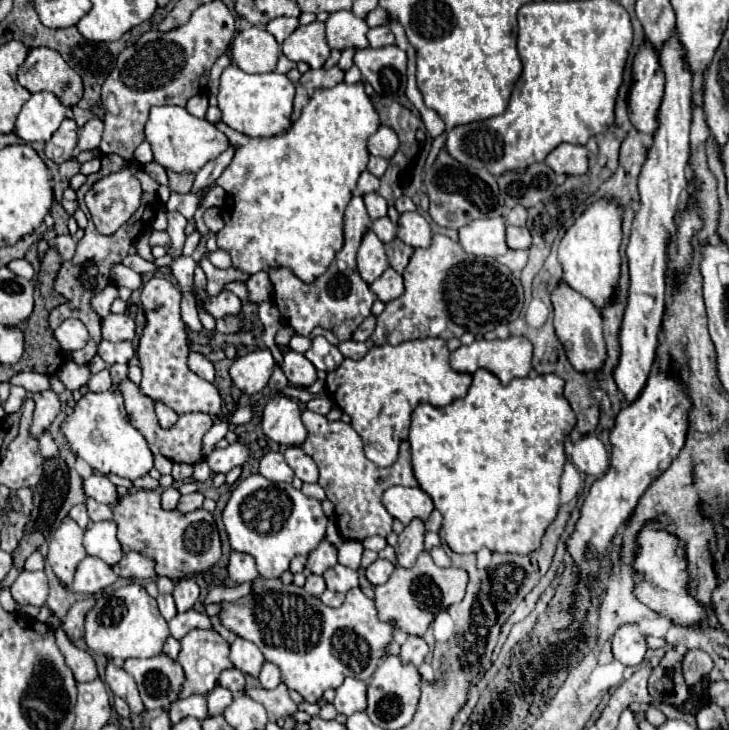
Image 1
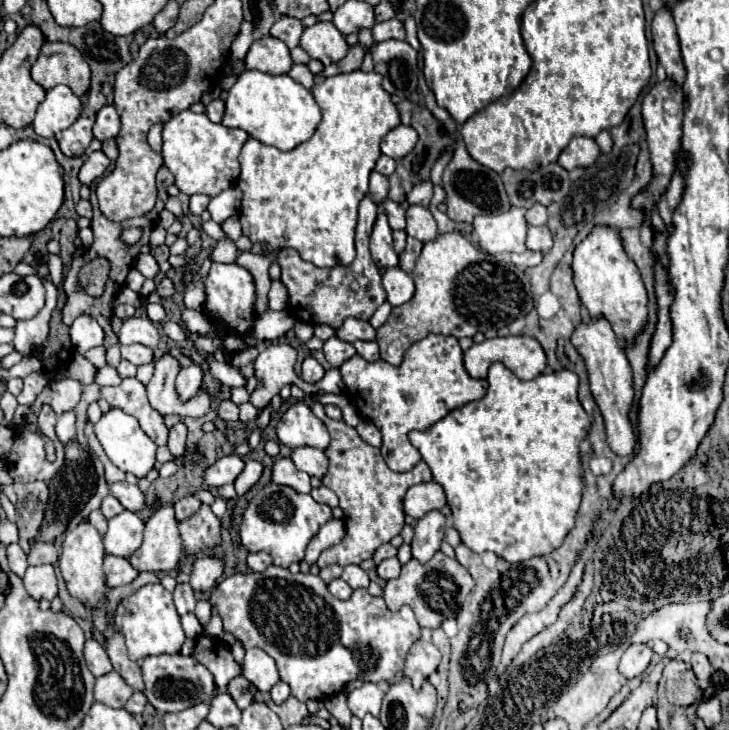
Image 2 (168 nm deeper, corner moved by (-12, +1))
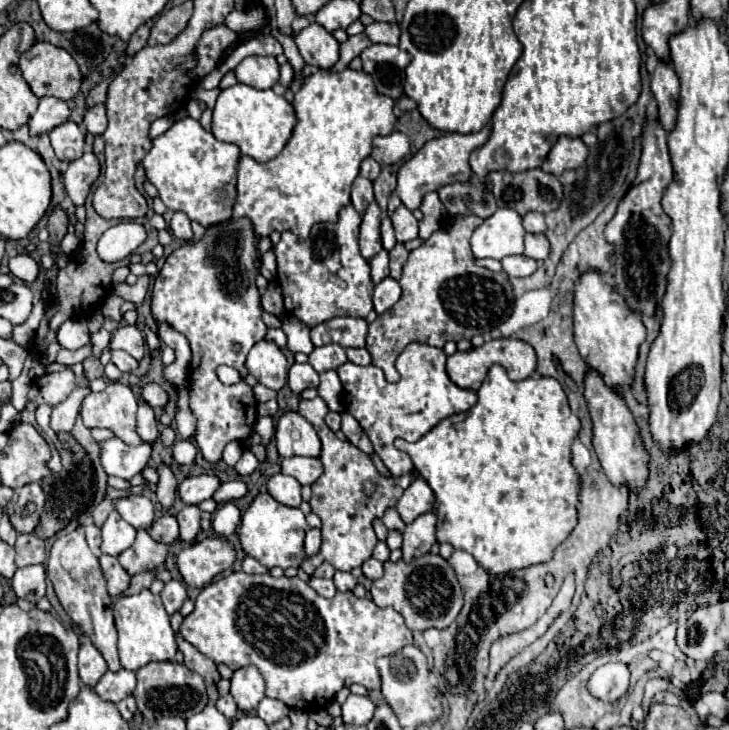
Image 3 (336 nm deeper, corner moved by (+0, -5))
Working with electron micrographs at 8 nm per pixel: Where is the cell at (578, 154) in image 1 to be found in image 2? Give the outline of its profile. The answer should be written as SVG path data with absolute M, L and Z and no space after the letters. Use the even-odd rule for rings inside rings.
M576 136L570 140L570 144L558 156L558 164L564 166L566 170L574 170L578 166L586 168L586 166L592 166L596 162L598 154L600 154L600 148L594 142L594 138Z

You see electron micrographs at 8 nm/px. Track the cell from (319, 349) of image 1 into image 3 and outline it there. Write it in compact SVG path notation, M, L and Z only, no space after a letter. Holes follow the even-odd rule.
M326 344L326 346L320 346L320 348L314 348L312 354L310 354L310 366L322 374L326 370L334 370L338 366L342 366L346 362L346 352L342 346L338 344Z

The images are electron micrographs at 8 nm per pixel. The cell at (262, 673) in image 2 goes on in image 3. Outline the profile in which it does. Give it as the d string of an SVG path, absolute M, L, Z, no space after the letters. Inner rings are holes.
M244 666L234 670L232 676L232 686L230 686L230 694L234 696L236 704L240 710L250 712L256 708L256 704L264 698L264 678L260 676L256 666Z

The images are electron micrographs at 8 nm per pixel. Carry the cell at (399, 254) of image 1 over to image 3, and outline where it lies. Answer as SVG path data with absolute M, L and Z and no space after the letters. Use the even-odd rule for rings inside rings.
M396 244L392 250L390 250L390 276L394 278L394 280L400 280L400 274L402 274L402 266L404 266L404 262L408 260L408 250L406 250L406 246L404 244Z

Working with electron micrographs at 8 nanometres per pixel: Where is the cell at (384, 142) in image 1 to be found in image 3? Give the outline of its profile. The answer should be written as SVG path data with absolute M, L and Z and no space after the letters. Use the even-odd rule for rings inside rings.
M392 132L388 136L376 136L374 138L372 158L378 164L396 164L408 152L410 152L410 144L402 132Z

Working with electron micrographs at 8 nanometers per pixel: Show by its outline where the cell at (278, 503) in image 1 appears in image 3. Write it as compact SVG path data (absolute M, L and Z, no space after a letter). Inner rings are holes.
M260 492L250 504L250 508L242 514L238 538L240 538L242 550L248 556L256 558L268 570L272 570L274 566L280 566L280 568L296 566L298 568L304 560L302 544L304 544L304 534L308 528L310 526L300 508L284 506L276 502L268 492Z

